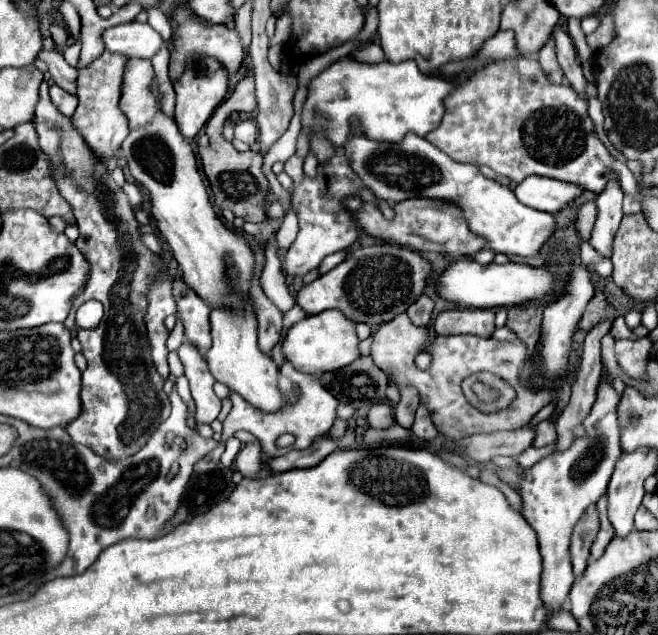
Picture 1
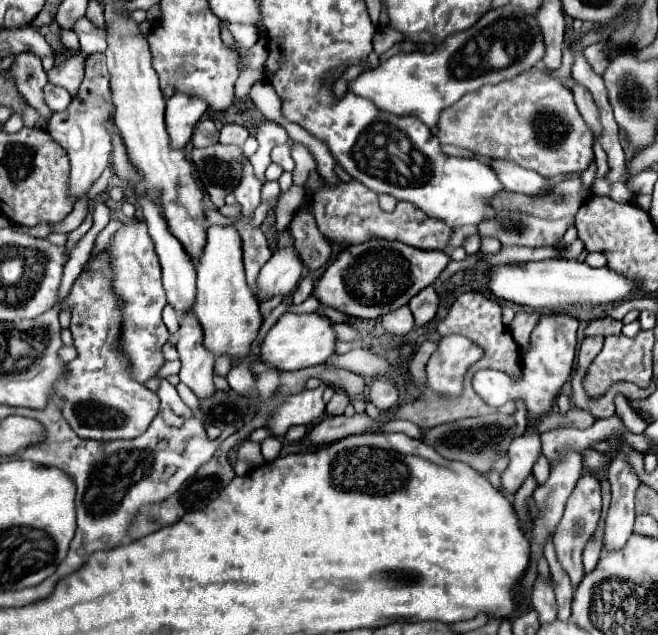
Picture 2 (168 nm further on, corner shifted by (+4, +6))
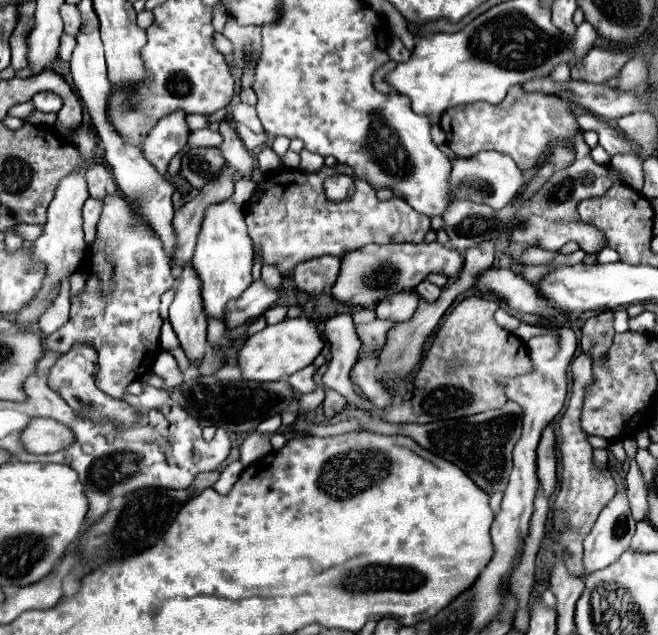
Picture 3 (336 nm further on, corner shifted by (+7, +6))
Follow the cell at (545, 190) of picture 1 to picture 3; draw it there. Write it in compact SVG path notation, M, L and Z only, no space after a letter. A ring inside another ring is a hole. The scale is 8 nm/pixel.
M479 152L477 156L471 158L455 158L451 160L451 200L471 200L477 204L489 204L495 210L505 208L513 196L521 190L523 174L513 164L513 160L505 154L499 152Z

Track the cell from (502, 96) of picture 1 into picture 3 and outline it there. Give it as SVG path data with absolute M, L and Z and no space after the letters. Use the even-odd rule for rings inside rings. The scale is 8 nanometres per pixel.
M513 86L509 96L497 106L475 102L445 110L441 116L441 128L447 136L447 146L459 158L469 158L481 150L497 150L511 156L523 172L541 164L551 150L549 144L573 142L573 136L579 132L569 102L553 94L527 94L521 86Z

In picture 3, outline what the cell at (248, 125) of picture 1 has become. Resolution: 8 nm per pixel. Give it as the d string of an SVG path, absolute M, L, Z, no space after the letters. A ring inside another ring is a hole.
M211 128L189 132L189 146L221 146L221 134Z

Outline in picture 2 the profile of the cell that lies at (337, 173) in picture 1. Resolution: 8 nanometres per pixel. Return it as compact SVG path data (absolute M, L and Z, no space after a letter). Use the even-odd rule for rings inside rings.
M294 246L276 250L274 256L260 270L260 292L264 292L264 298L272 298L276 294L290 294L298 286L302 270L304 262Z

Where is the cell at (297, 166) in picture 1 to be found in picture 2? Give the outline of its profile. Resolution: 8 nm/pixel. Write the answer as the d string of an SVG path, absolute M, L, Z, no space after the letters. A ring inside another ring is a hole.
M282 144L282 146L276 146L272 150L272 162L284 166L284 170L292 172L294 170L294 160L290 158L290 146L288 144Z

